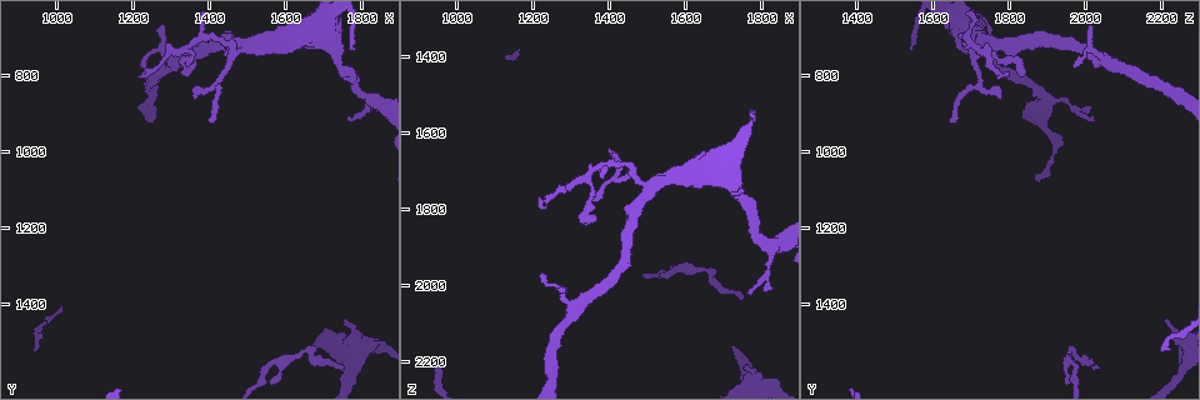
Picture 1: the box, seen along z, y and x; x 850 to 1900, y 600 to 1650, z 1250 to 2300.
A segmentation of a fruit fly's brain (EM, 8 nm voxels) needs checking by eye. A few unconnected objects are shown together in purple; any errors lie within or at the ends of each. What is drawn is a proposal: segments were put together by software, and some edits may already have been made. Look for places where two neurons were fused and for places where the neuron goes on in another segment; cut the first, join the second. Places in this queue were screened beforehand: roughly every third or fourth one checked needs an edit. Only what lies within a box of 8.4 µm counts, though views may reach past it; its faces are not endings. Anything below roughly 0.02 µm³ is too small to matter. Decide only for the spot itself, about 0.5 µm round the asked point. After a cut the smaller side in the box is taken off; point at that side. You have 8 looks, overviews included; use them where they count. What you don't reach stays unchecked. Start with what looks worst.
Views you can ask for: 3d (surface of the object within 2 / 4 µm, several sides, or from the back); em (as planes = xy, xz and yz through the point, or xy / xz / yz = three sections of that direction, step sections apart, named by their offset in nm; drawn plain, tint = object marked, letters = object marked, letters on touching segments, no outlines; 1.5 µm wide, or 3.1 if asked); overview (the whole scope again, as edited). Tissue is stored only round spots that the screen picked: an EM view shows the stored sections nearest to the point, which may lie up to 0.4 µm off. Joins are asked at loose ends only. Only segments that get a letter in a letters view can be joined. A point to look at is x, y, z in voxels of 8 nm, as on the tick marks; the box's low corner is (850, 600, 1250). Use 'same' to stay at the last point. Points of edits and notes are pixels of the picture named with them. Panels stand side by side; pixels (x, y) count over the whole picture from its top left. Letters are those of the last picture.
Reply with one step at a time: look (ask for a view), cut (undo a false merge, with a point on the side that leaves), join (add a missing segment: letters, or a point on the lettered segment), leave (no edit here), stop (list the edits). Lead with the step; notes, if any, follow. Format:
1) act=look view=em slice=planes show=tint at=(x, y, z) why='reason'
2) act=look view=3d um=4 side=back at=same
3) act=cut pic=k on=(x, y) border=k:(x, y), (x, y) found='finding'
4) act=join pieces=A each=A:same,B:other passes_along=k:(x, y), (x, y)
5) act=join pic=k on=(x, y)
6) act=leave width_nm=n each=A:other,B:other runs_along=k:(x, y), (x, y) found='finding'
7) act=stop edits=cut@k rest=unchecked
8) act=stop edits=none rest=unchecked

act=look view=3d um=2 side=back at=(1755, 1440, 2220) why='branch stops here'

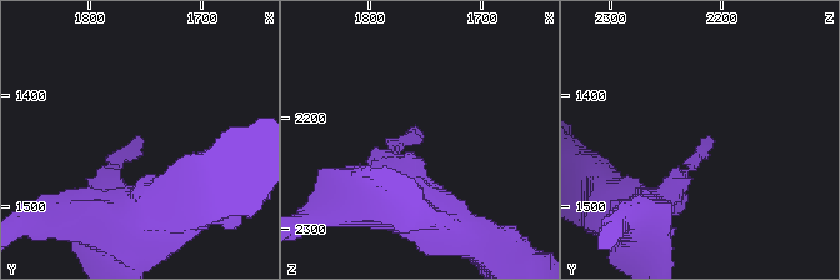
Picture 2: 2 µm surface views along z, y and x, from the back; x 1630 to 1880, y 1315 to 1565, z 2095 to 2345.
act=look view=em slice=yz step=8 show=letters at=(1758, 1438, 2218) why='need the tissue'

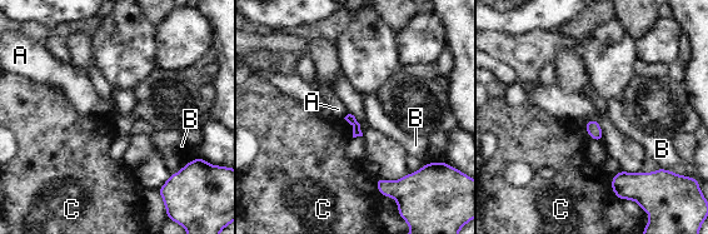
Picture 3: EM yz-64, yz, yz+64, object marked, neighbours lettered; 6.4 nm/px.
act=leave each=A:other,B:other,C:other border=3:(348, 113), (344, 118) found='none of them fits'

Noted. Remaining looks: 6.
act=look view=em slice=planes show=letters at=(1220, 800, 1795) why='tapers out'

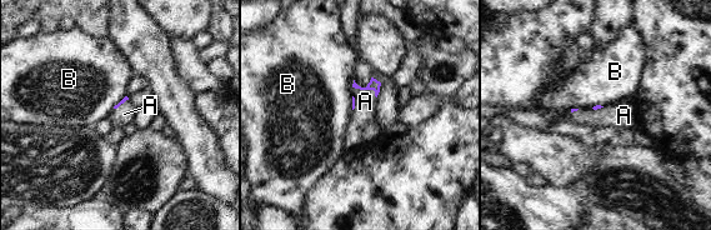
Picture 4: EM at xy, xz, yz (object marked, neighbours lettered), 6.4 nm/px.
act=join pieces=A each=A:same,B:other passes_along=4:(374, 84), (366, 89), (365, 101) found='the neuron continues'

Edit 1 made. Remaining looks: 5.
act=look view=em slice=xy step=4 show=letters at=(1395, 920, 1645) why='an open end'

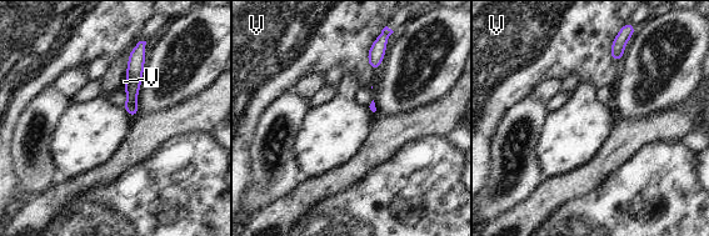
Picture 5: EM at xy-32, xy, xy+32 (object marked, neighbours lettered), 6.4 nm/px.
act=leave each=V:other border=5:(373, 40), (368, 65), (374, 73) found='none of them fits'

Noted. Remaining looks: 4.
act=stop edits=join@4 rest=unchecked

